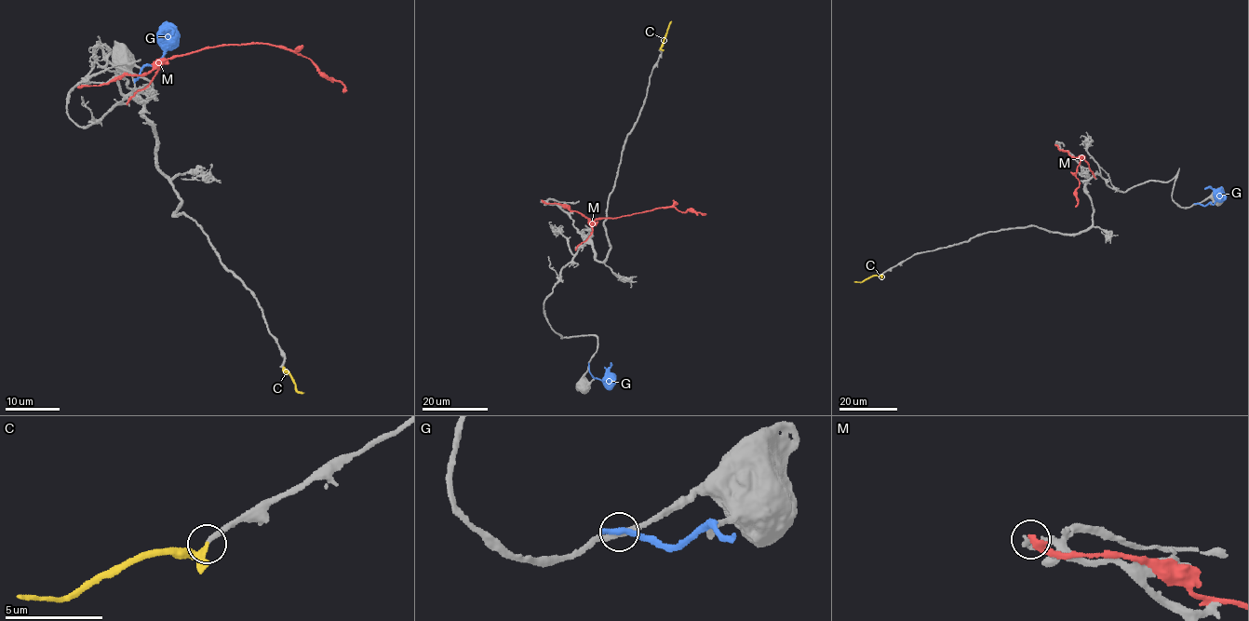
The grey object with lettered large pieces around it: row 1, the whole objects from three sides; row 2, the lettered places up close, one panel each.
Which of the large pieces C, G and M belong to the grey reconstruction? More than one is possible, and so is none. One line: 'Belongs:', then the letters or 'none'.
Belongs: none

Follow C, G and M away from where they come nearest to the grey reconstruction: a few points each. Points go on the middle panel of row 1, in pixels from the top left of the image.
C: (660, 50), (671, 20)
G: (589, 366), (590, 374), (606, 381), (611, 363)
M: (542, 201), (562, 204), (592, 221), (673, 207), (684, 212), (689, 210), (705, 213)

